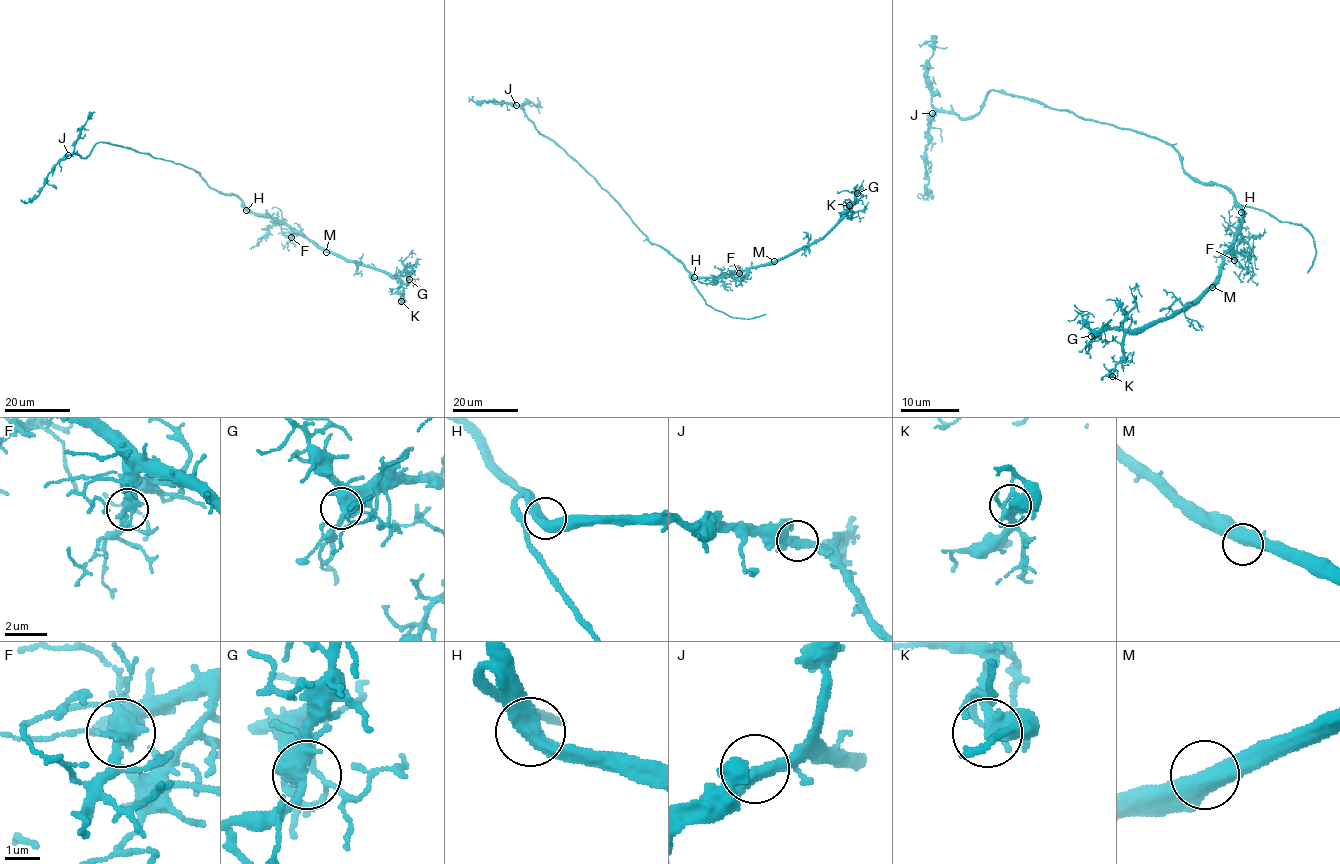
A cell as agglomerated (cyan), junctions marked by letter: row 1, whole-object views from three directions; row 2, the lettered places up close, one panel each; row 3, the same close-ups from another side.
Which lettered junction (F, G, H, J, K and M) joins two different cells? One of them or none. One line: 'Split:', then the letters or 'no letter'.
Split: no letter

